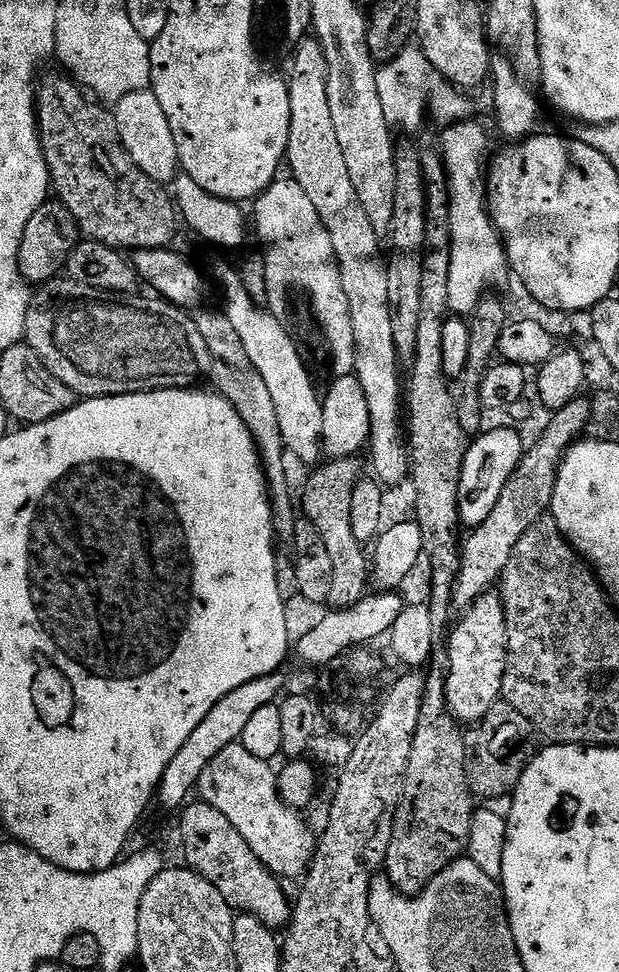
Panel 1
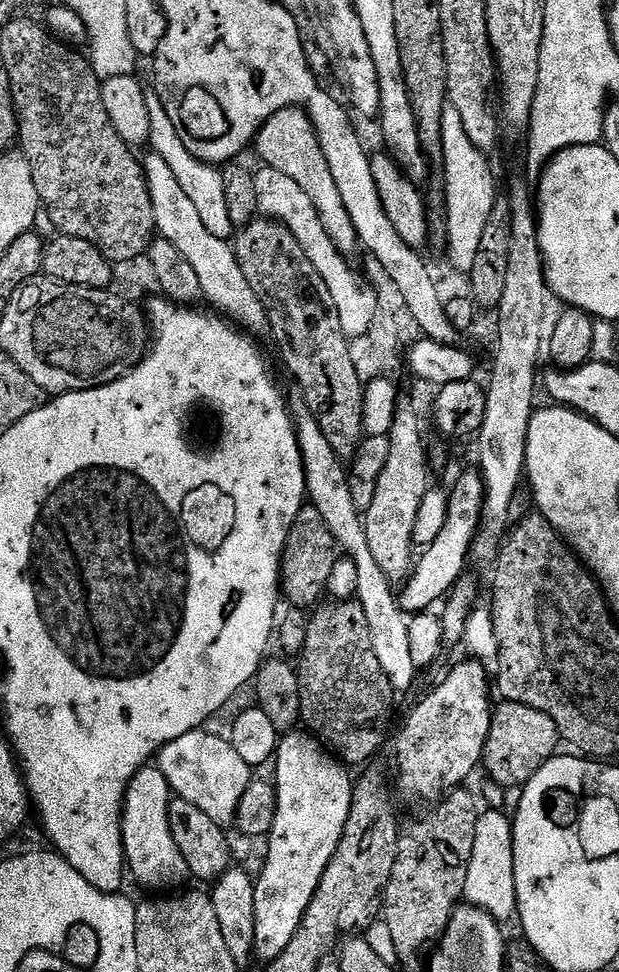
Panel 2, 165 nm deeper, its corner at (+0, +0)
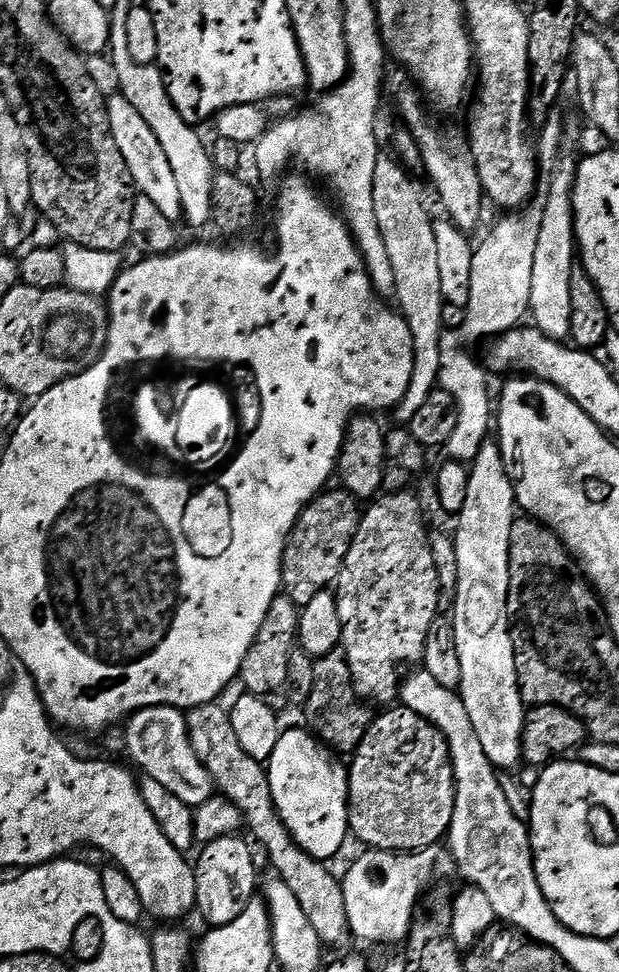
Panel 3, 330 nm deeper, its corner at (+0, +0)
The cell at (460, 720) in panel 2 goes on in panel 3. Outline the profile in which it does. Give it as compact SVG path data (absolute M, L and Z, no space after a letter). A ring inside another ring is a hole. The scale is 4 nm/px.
M392 706L373 719L370 730L366 738L356 747L354 755L350 760L350 832L353 837L364 843L369 849L378 852L395 852L397 854L407 854L410 852L422 852L431 849L432 844L436 844L445 839L448 835L448 827L452 825L454 818L454 802L456 801L456 780L452 776L452 755L448 751L448 743L444 736L430 722L426 722L418 714L414 714L410 709L403 706Z

